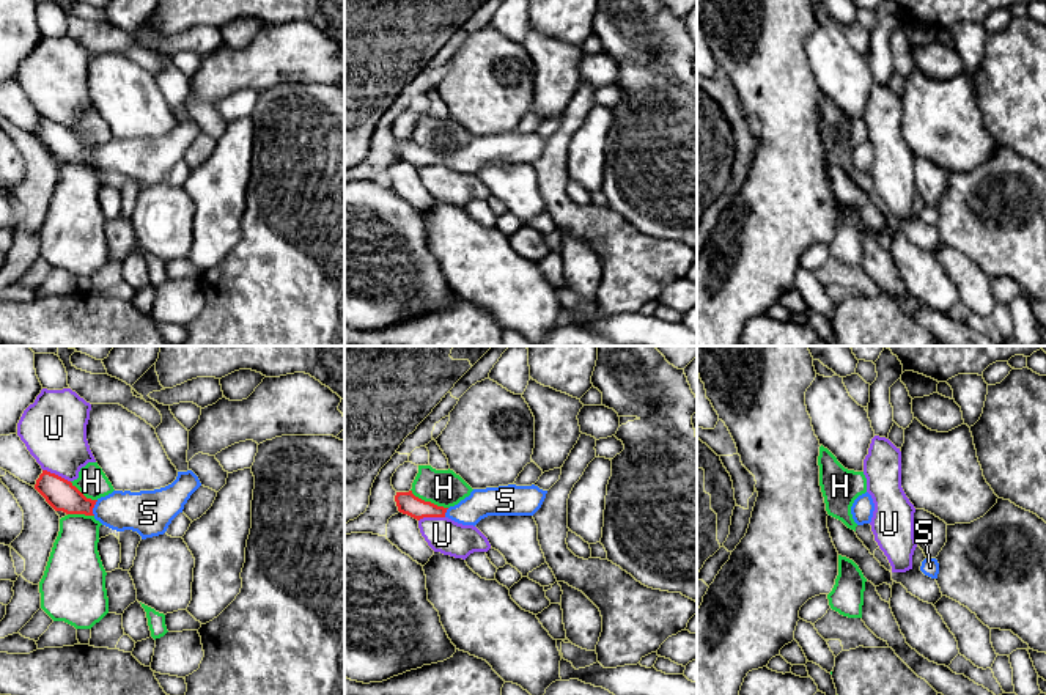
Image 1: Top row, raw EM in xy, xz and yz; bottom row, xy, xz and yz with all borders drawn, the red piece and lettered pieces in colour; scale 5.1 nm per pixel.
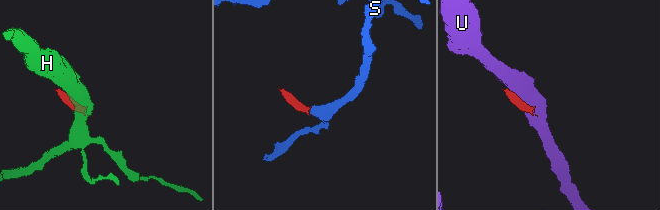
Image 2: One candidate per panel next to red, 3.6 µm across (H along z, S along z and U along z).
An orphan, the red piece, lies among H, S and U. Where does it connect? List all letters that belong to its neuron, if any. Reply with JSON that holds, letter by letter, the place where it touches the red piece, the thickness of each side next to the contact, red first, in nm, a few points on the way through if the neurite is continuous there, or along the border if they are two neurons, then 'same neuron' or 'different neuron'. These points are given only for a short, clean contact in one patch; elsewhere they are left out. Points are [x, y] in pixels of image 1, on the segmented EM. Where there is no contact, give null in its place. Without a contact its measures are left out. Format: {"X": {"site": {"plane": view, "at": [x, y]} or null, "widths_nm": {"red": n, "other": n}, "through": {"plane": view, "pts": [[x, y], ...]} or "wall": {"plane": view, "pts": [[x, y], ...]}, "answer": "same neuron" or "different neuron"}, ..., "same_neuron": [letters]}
{"H": {"site": {"plane": "xz", "at": [428, 502]}, "widths_nm": {"red": 110, "other": 190}, "answer": "different neuron"}, "S": {"site": {"plane": "xy", "at": [93, 507]}, "widths_nm": {"red": 160, "other": 220}, "through": {"plane": "xy", "pts": [[60, 494], [81, 505], [93, 507], [142, 511]]}, "answer": "same neuron"}, "U": {"site": {"plane": "xy", "at": [57, 475]}, "widths_nm": {"red": 160, "other": 340}, "answer": "different neuron"}, "same_neuron": ["S"]}

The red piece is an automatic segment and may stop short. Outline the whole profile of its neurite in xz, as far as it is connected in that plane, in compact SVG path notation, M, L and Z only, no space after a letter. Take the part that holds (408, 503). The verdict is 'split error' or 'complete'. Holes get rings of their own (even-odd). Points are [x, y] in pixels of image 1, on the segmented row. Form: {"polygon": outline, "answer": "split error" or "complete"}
{"polygon": "M499 486L473 489L458 505L444 508L425 502L409 492L396 492L398 511L417 520L423 517L448 517L462 525L477 525L488 516L533 516L543 505L547 491L538 486Z", "answer": "split error"}

